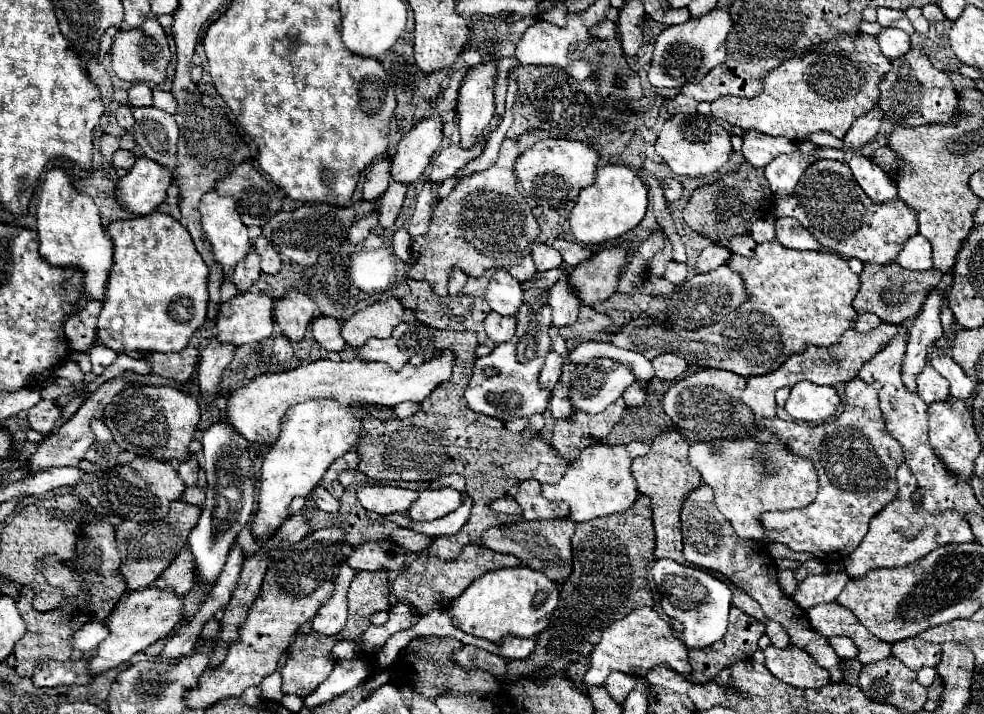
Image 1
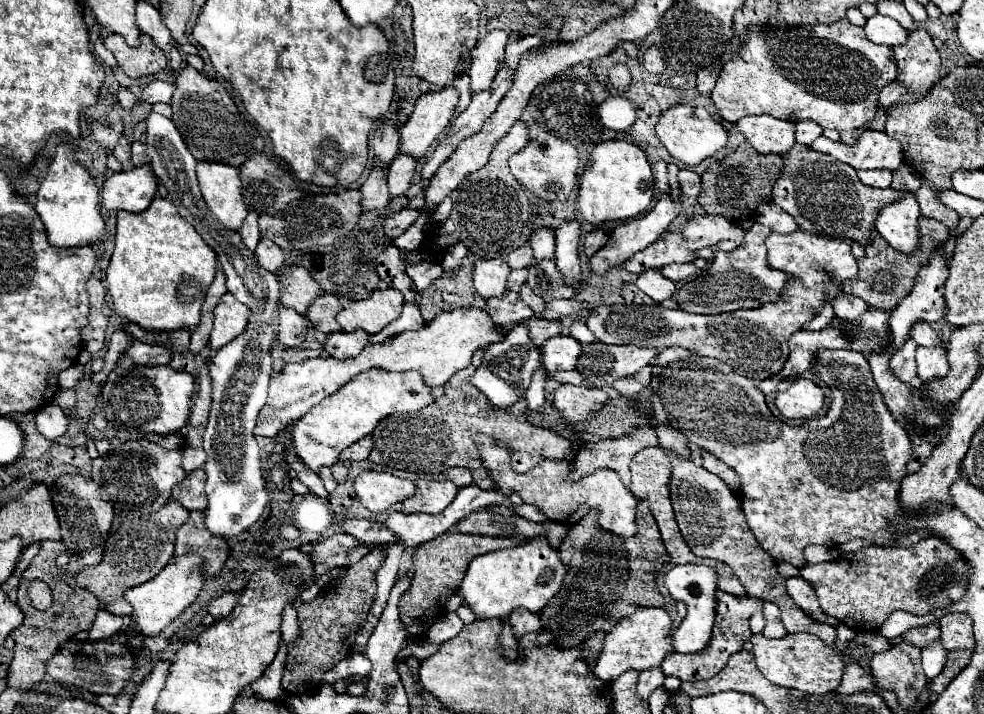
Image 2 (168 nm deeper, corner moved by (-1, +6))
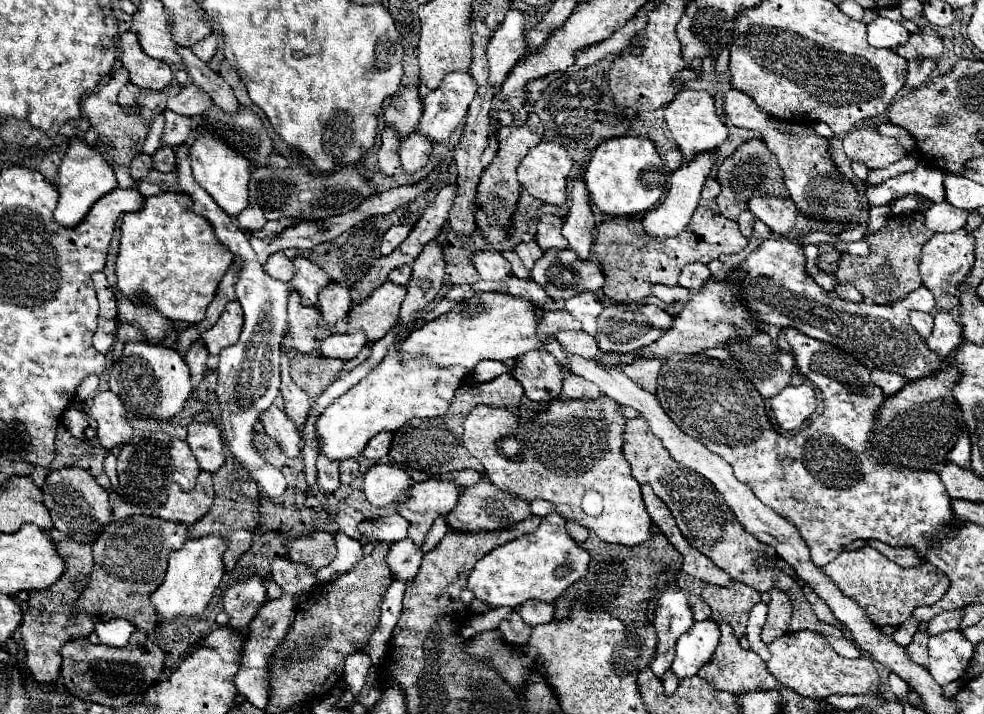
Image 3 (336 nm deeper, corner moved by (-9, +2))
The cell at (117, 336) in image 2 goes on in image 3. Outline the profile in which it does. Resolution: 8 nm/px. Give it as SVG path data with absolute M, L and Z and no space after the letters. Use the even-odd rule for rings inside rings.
M121 325L117 329L117 337L121 339L121 343L141 343L141 341L145 341L143 333L137 327L131 327L131 325Z

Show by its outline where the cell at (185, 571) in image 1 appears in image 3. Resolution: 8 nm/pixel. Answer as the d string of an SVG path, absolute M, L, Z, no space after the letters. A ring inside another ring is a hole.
M227 459L225 465L213 473L213 483L215 483L215 501L211 511L205 515L205 519L199 519L189 527L189 537L191 539L201 539L203 535L223 535L223 539L229 541L227 551L223 555L225 569L231 571L239 557L249 551L251 539L253 539L253 529L259 525L259 503L257 503L257 487L247 479L247 475L237 467L233 459Z

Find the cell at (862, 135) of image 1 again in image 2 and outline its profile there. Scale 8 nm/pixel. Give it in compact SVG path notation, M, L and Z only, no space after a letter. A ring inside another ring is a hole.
M897 79L893 81L893 83L889 83L885 89L883 89L883 93L881 93L881 97L879 97L879 107L889 107L889 105L893 105L893 103L899 103L901 101L901 95L905 93L905 85L901 85Z

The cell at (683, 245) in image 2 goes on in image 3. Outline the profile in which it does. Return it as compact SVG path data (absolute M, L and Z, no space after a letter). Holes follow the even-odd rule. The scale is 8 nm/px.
M697 207L685 231L665 241L653 241L653 239L649 241L649 237L643 235L643 227L639 219L617 217L613 221L603 221L597 227L593 255L603 265L603 273L605 273L605 283L601 291L617 303L631 303L649 297L651 285L655 283L663 283L671 287L677 285L679 271L685 265L689 263L707 265L719 255L739 253L741 249L747 247L747 243L749 239L741 235L739 225L735 221L729 221L713 213L709 207Z

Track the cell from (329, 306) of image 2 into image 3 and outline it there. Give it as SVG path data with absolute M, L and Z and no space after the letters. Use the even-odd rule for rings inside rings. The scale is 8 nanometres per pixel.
M329 283L321 293L317 301L317 309L321 317L327 321L327 325L335 325L347 317L347 311L351 309L351 297L349 289L339 283Z

